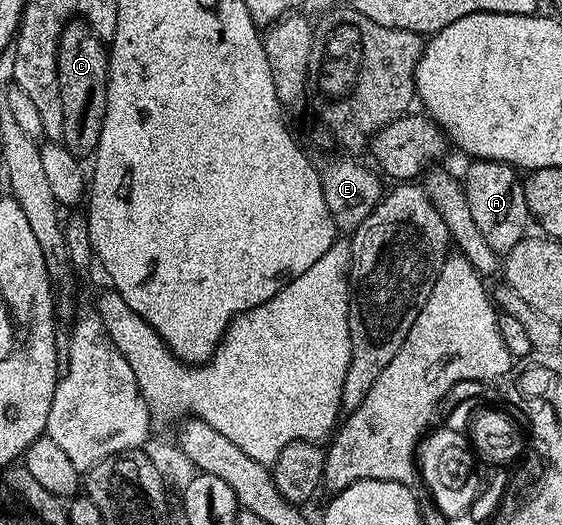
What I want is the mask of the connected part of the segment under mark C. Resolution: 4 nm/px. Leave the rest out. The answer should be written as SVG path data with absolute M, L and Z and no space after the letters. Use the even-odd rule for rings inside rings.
M72 22L59 36L57 50L57 82L61 94L61 110L65 114L62 145L78 158L90 157L99 145L101 126L107 105L108 49L86 24Z

